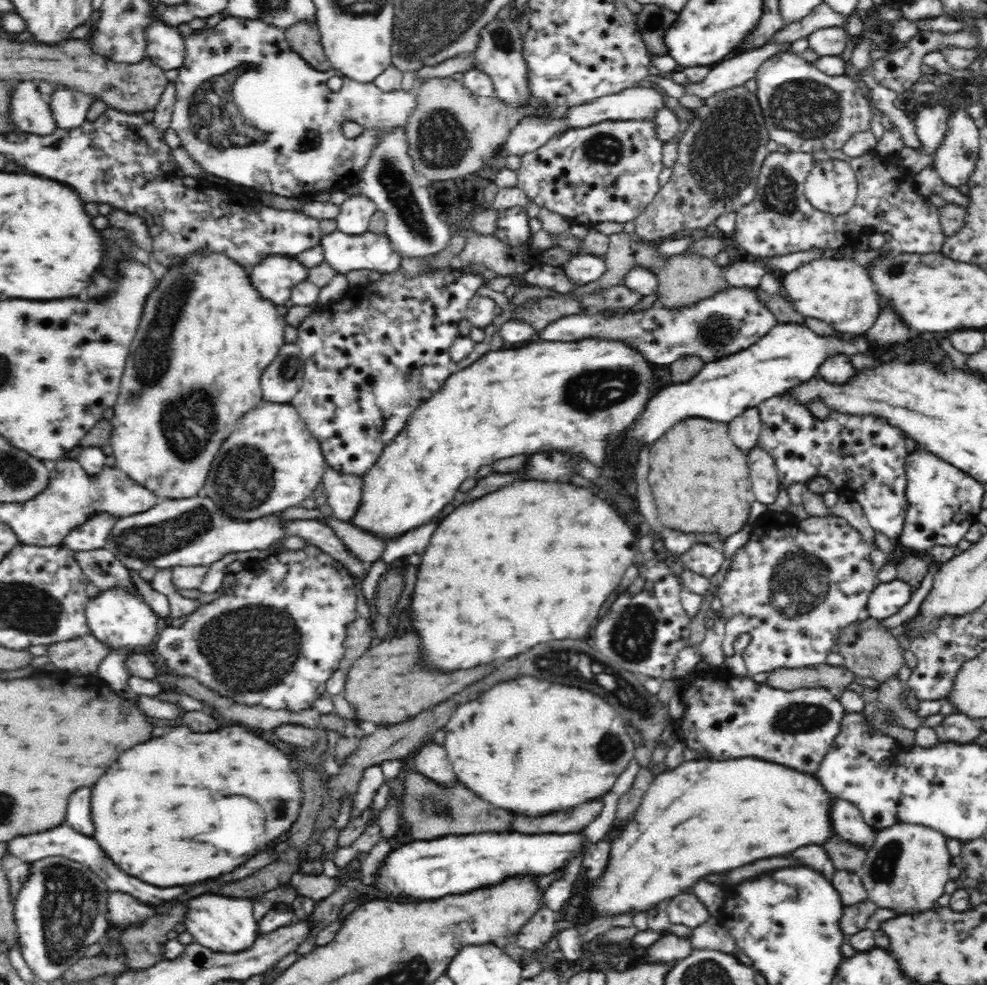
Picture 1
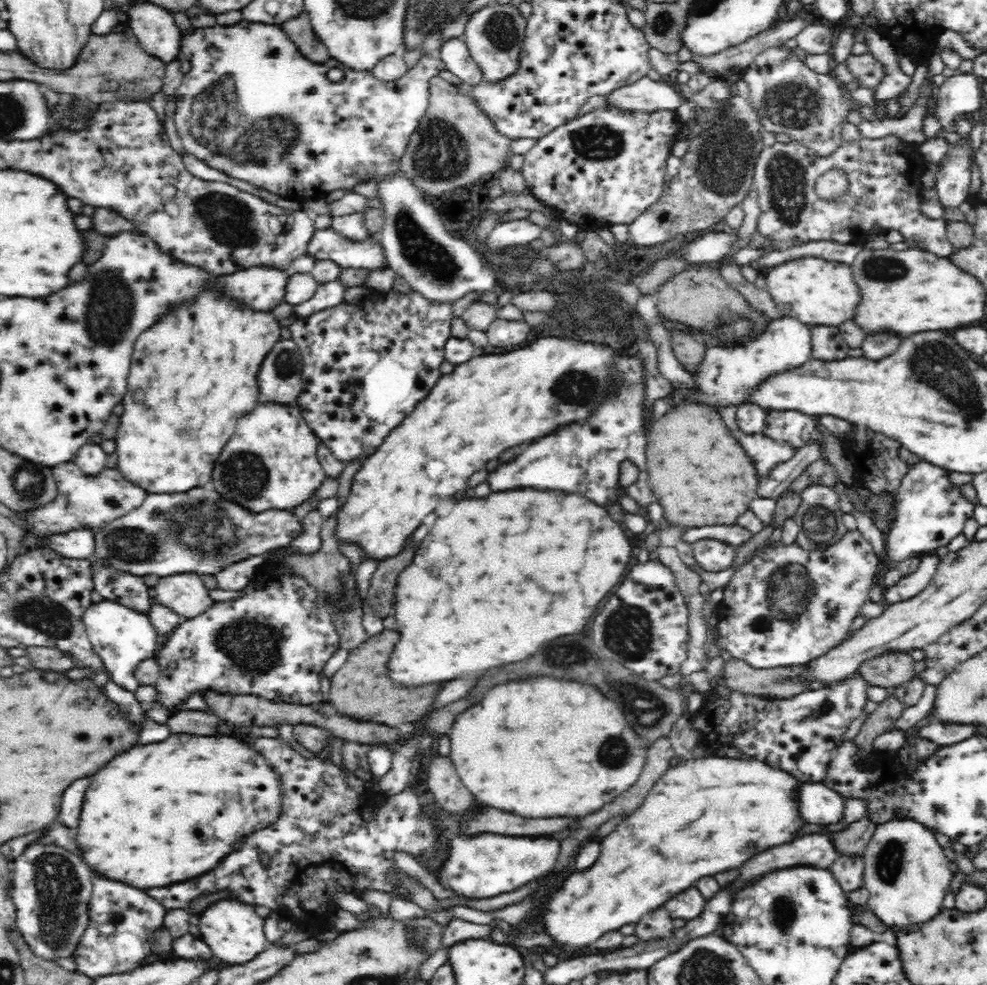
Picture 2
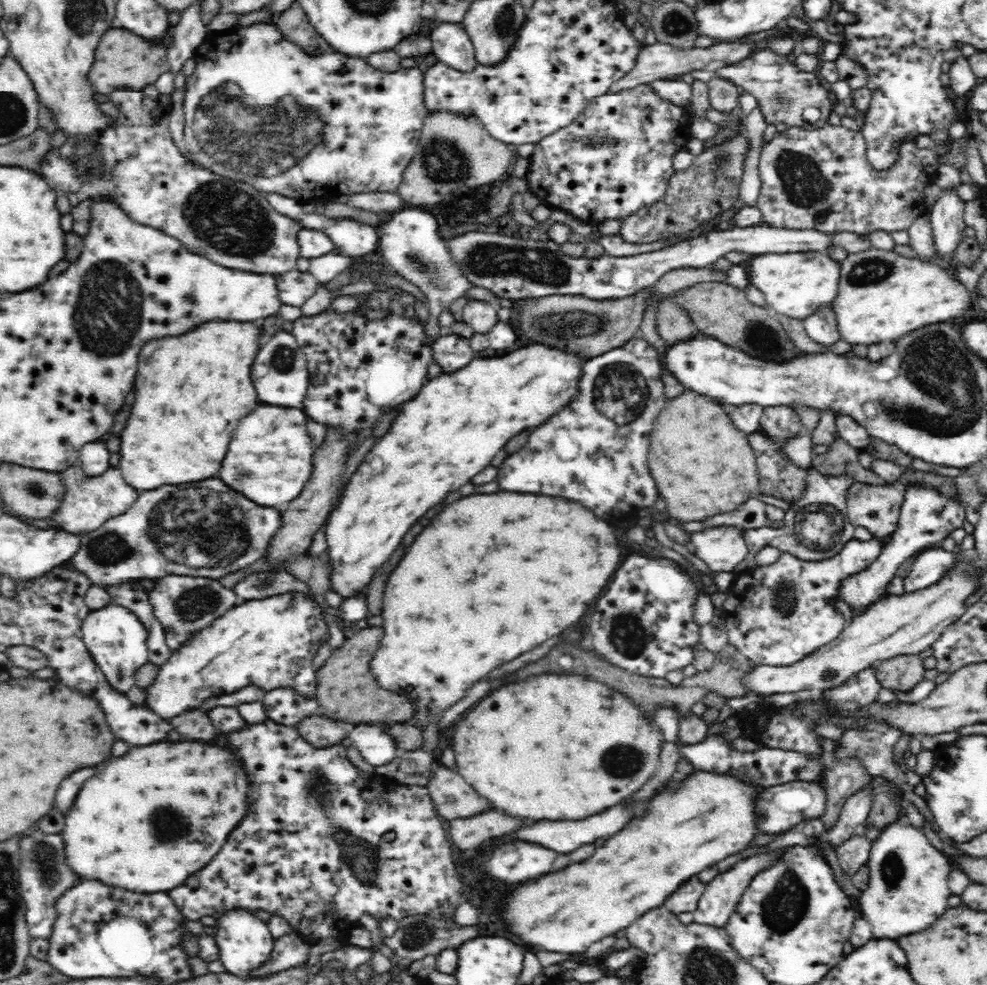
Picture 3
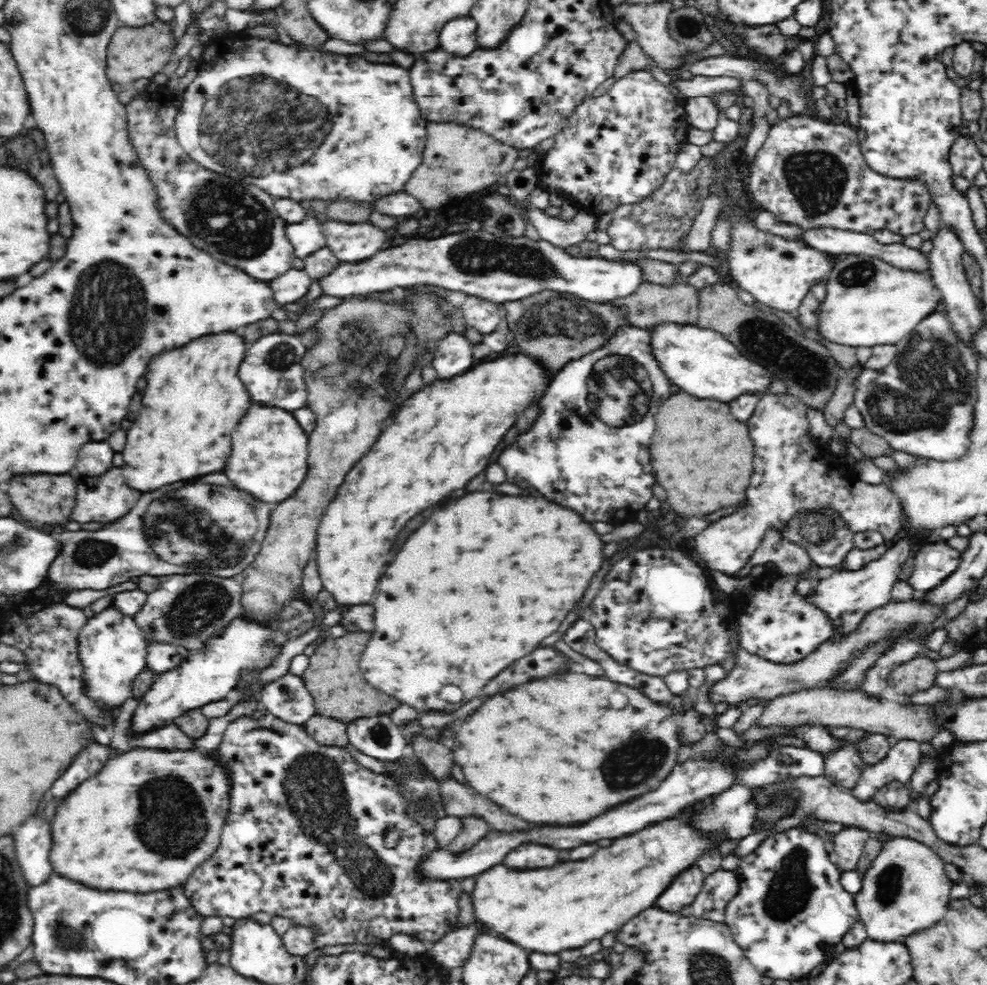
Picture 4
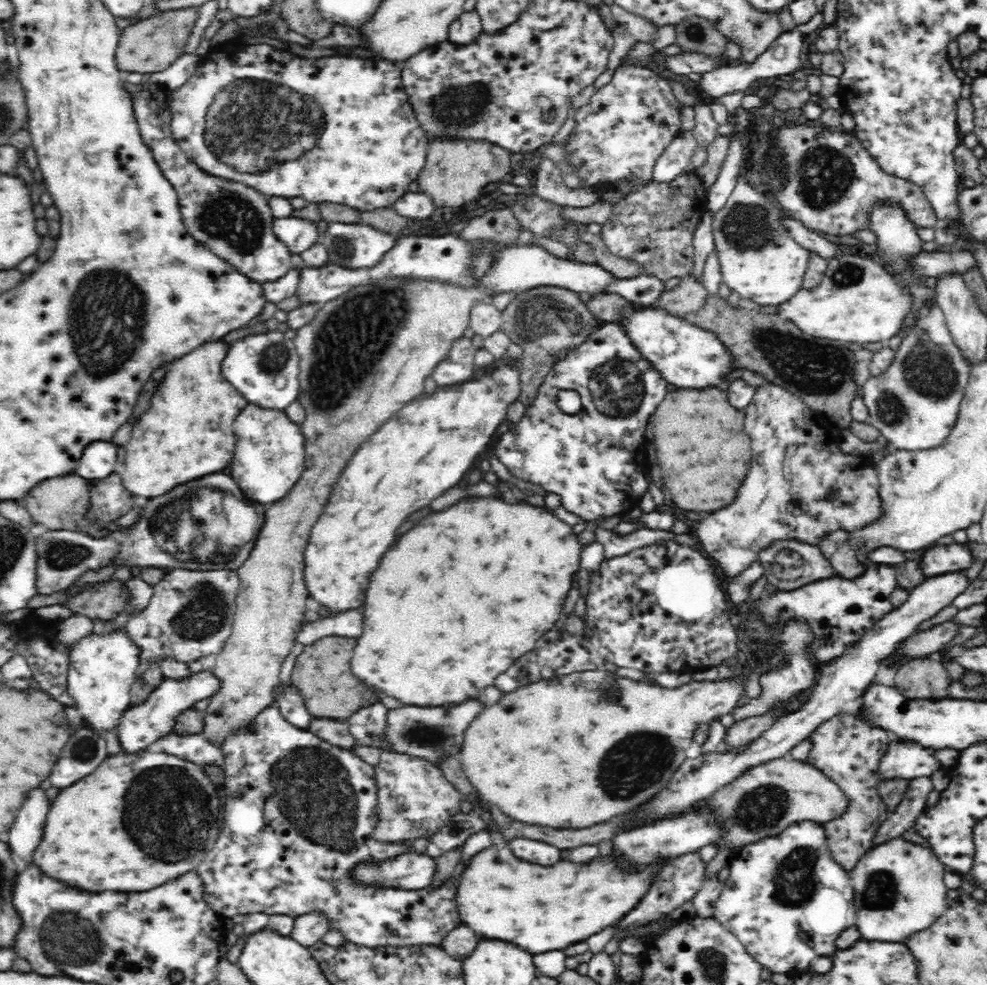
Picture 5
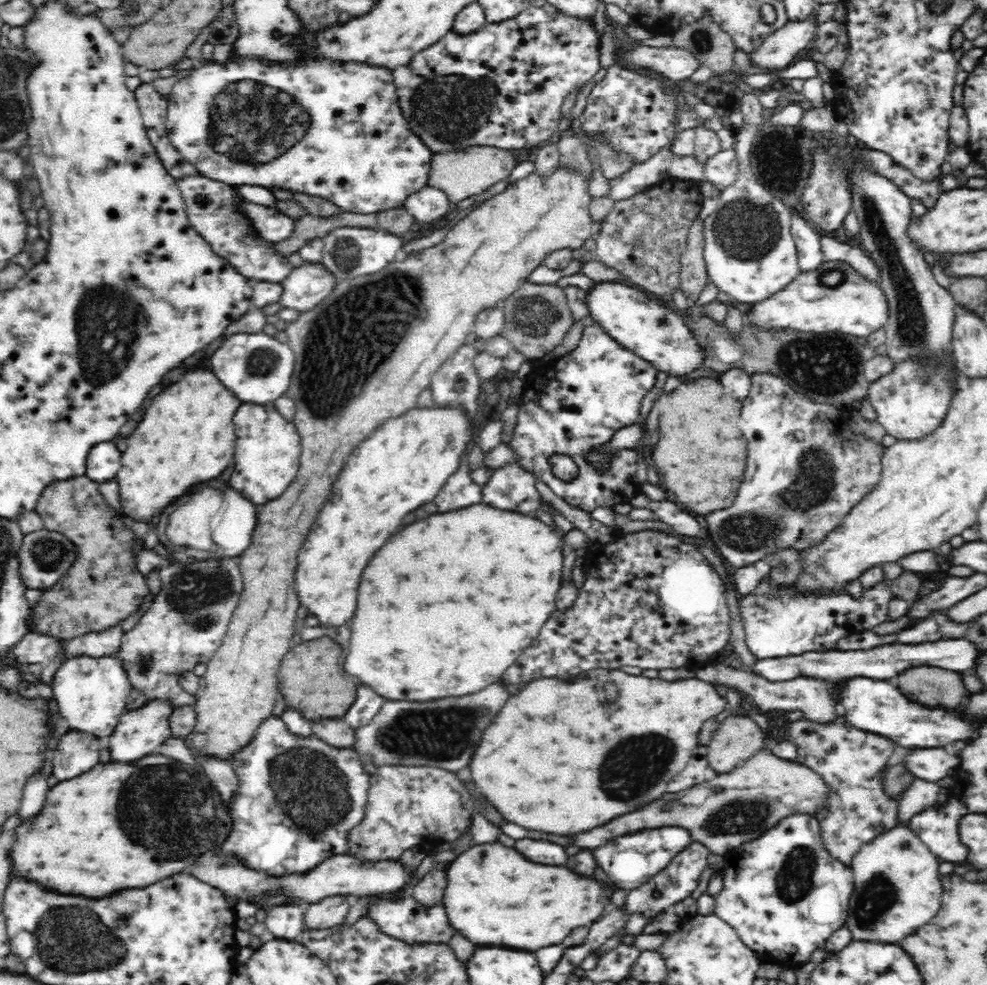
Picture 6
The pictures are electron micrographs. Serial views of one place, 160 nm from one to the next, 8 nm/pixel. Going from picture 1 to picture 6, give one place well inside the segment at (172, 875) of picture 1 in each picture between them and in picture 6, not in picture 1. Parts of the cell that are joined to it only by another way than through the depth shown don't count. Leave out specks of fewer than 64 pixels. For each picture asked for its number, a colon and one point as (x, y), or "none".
2: (150, 817)
3: (117, 831)
4: (137, 826)
5: (126, 827)
6: (76, 845)

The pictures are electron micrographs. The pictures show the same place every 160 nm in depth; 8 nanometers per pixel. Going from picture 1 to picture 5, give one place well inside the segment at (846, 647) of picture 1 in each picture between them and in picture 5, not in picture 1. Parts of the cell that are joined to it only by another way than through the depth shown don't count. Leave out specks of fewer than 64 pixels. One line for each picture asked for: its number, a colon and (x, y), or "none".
2: (889, 671)
3: (904, 672)
4: (915, 676)
5: (919, 679)

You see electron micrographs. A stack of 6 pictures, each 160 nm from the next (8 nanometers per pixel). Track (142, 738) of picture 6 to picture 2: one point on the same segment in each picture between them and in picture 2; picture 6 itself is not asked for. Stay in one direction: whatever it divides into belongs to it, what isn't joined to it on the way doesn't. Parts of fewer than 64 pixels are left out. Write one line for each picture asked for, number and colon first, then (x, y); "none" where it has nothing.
2: (273, 642)
3: (269, 643)
4: (208, 676)
5: (140, 726)

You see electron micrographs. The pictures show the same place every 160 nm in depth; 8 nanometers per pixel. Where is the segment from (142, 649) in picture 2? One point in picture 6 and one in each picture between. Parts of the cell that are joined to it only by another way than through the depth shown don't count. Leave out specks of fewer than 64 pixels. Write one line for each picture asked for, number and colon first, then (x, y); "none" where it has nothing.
3: (115, 638)
4: (112, 651)
5: (101, 671)
6: (91, 694)

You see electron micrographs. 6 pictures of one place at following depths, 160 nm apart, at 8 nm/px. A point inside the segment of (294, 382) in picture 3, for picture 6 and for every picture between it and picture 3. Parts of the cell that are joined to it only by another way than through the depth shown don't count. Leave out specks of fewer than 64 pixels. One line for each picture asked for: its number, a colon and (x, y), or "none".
4: (270, 370)
5: (263, 367)
6: (256, 367)

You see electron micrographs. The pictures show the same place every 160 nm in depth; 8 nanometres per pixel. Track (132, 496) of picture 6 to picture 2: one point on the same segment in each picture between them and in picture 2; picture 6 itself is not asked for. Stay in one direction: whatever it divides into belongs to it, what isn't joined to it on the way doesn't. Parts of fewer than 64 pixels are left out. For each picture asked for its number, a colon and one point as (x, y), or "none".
2: (201, 364)
3: (183, 435)
4: (193, 400)
5: (187, 432)

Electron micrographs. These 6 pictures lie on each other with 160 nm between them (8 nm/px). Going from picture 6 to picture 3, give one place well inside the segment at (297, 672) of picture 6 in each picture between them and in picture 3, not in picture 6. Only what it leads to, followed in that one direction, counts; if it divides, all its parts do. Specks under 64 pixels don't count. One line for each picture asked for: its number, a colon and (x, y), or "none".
3: (343, 679)
4: (341, 693)
5: (326, 660)

